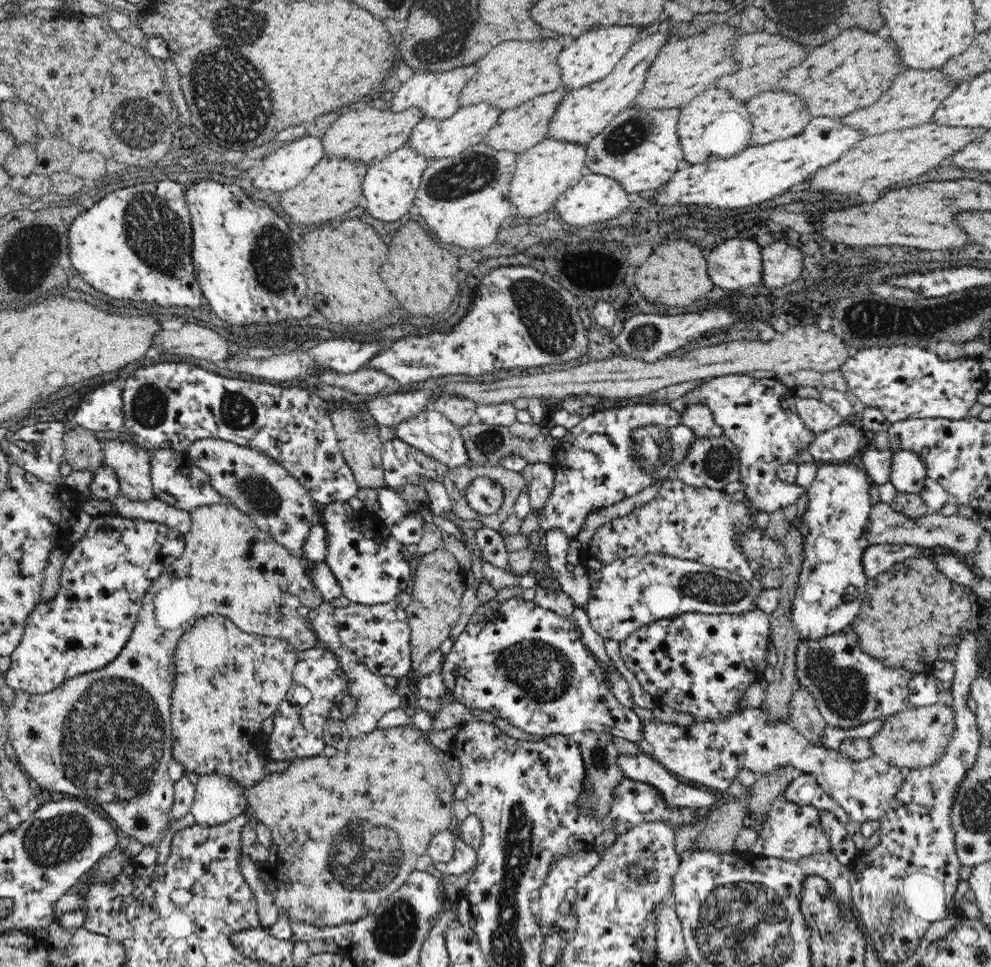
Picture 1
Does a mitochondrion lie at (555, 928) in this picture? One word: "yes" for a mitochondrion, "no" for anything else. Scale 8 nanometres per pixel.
no

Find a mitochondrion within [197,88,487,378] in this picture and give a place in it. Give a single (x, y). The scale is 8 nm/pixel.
(272, 258)

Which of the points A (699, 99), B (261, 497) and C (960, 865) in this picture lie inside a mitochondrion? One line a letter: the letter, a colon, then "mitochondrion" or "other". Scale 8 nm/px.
A: other
B: mitochondrion
C: other

